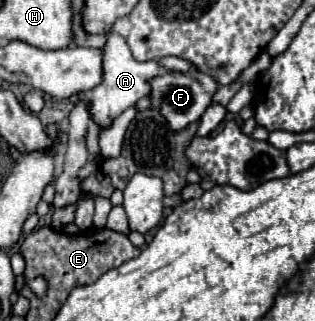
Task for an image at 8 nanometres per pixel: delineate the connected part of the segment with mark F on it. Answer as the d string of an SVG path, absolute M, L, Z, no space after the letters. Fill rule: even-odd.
M186 71L186 73L162 73L158 77L154 77L150 81L150 107L152 109L160 109L162 117L168 121L170 129L174 129L174 133L186 129L190 123L198 121L202 117L202 113L208 109L210 99L214 95L214 91L218 89L216 81L200 71Z

